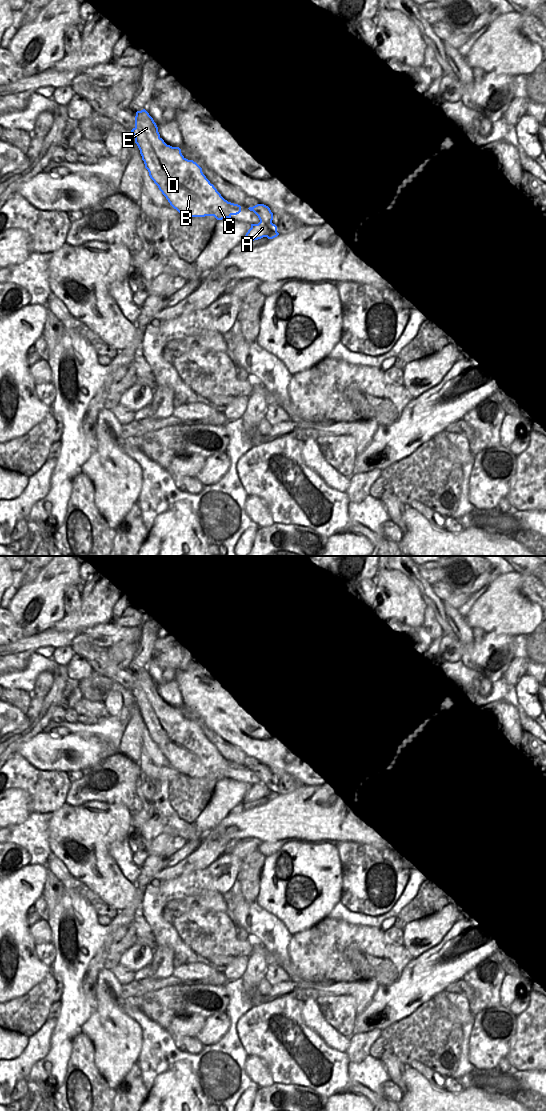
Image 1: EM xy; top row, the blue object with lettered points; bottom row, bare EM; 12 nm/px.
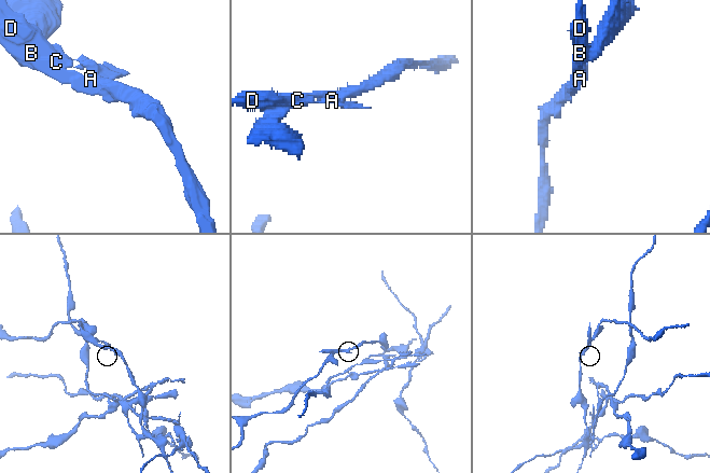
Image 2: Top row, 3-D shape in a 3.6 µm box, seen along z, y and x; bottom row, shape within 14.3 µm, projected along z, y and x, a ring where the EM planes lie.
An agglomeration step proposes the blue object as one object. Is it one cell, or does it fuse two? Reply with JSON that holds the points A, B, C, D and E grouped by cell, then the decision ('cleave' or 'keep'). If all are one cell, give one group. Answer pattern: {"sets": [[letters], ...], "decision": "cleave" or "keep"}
{"sets": [["A"], ["B", "C", "D", "E"]], "decision": "cleave"}

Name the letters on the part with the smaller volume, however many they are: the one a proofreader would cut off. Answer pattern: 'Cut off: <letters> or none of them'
Cut off: B, C, D, E

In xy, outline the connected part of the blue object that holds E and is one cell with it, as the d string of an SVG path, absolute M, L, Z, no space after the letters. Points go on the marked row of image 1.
M145 109L136 112L135 127L131 132L150 178L174 209L190 217L225 218L229 202L210 183L196 162L186 159L179 147L164 142Z

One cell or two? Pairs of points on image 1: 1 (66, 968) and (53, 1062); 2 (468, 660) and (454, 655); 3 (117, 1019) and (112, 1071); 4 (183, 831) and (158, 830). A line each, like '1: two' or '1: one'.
1: one
2: two
3: one
4: one

